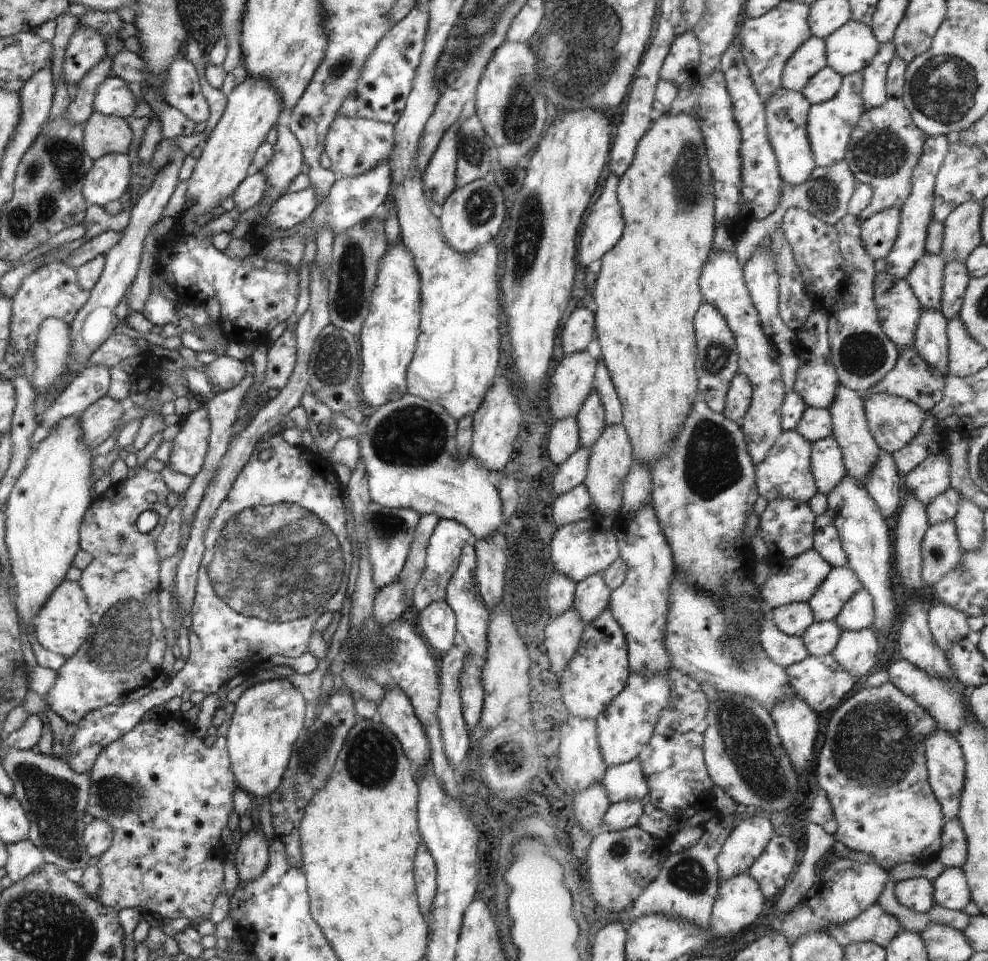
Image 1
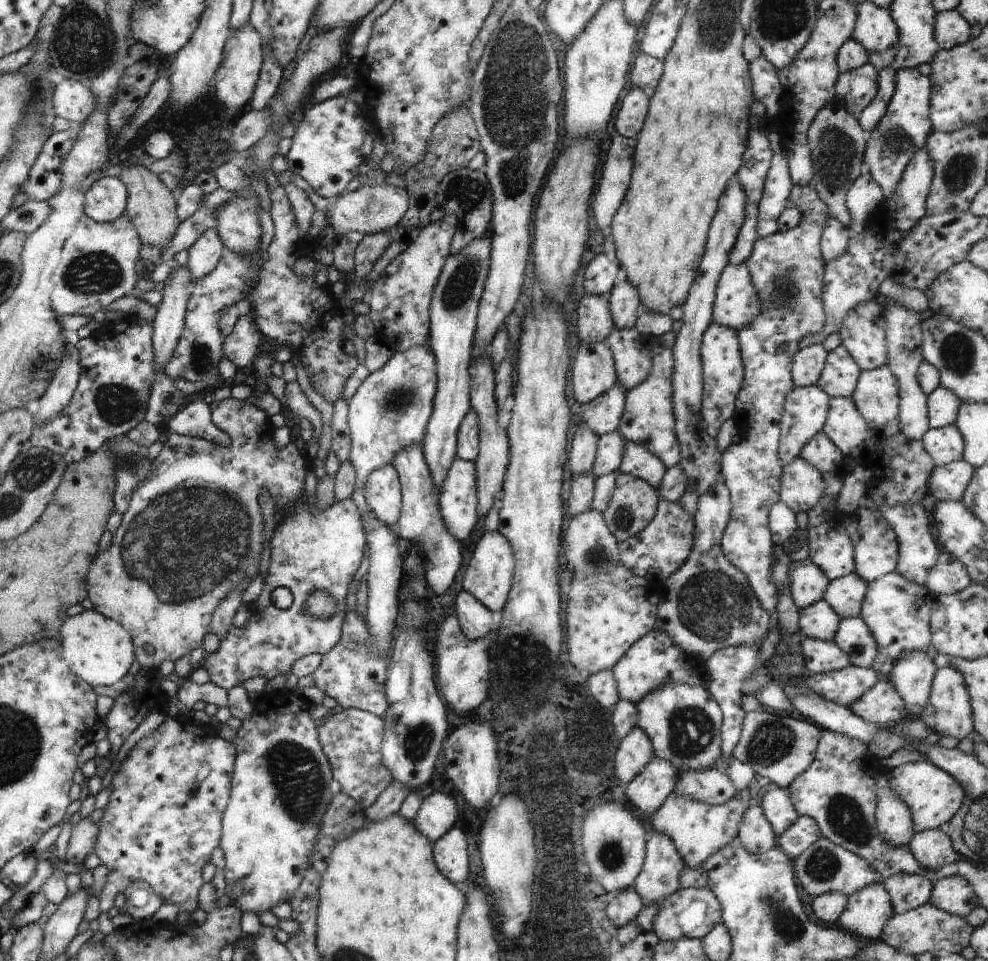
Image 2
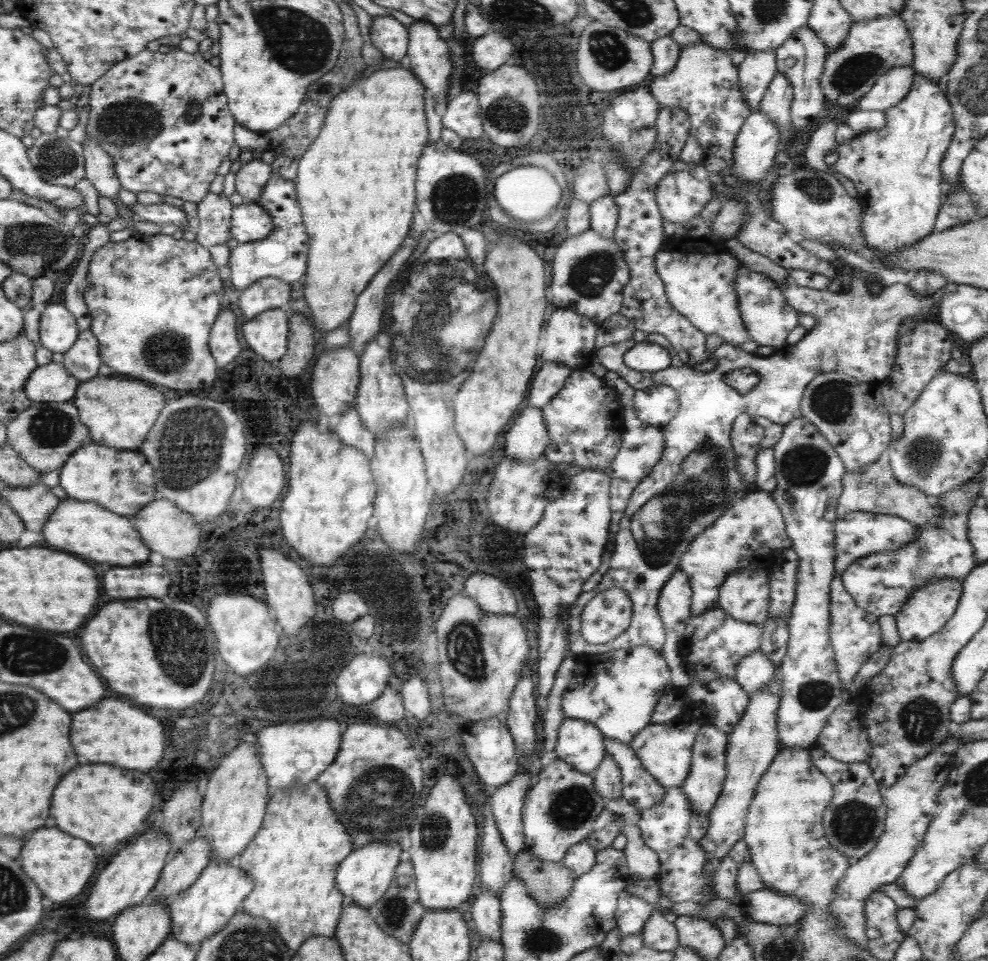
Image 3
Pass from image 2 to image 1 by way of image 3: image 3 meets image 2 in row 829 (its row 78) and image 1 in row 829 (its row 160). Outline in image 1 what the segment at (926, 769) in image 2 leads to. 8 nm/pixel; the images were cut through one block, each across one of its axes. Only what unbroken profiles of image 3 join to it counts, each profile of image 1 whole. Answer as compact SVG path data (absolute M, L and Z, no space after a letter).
M889 681L876 687L862 688L843 699L827 722L814 771L819 788L825 790L832 818L837 823L832 837L851 853L861 857L869 854L882 869L902 862L922 867L936 860L945 821L926 777L922 737L927 737L931 730L931 715Z

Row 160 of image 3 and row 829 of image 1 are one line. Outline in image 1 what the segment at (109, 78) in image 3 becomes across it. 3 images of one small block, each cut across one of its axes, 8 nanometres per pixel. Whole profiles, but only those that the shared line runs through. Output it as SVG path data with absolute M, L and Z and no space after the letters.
M165 712L160 714L155 720L144 720L141 718L129 732L103 746L87 774L90 785L88 788L86 812L91 814L94 819L104 820L112 828L110 845L95 864L100 878L95 899L104 907L110 908L116 913L118 910L123 910L123 908L140 908L143 914L158 914L161 919L170 918L173 920L173 918L183 918L183 920L193 923L194 920L204 921L208 918L212 911L213 899L219 891L223 890L223 871L221 866L227 849L221 842L219 833L225 828L227 816L233 810L233 800L231 797L237 786L230 769L226 743L219 739L211 746L204 746L202 740L198 740L193 736L193 727L185 728L185 726L181 725L178 718L179 715L178 717L169 716Z

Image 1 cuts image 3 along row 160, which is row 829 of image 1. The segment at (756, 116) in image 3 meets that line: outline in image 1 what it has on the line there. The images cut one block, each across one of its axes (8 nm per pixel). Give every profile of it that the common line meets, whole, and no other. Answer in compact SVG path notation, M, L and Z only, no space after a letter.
M760 817L745 819L729 833L716 856L719 882L747 872L774 835L772 824Z

